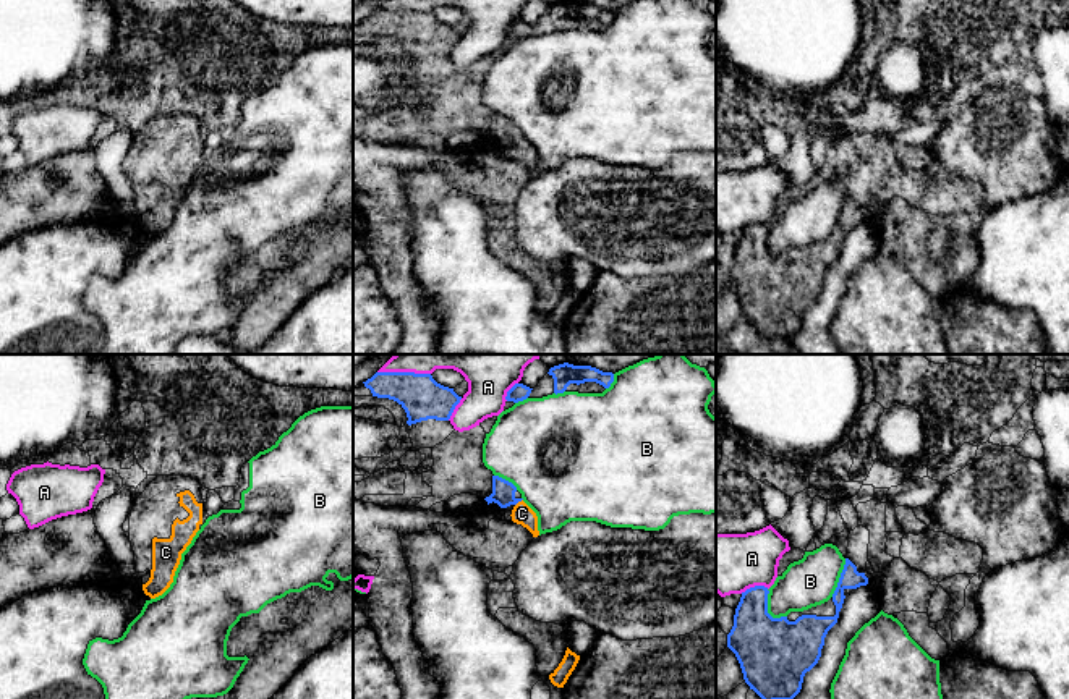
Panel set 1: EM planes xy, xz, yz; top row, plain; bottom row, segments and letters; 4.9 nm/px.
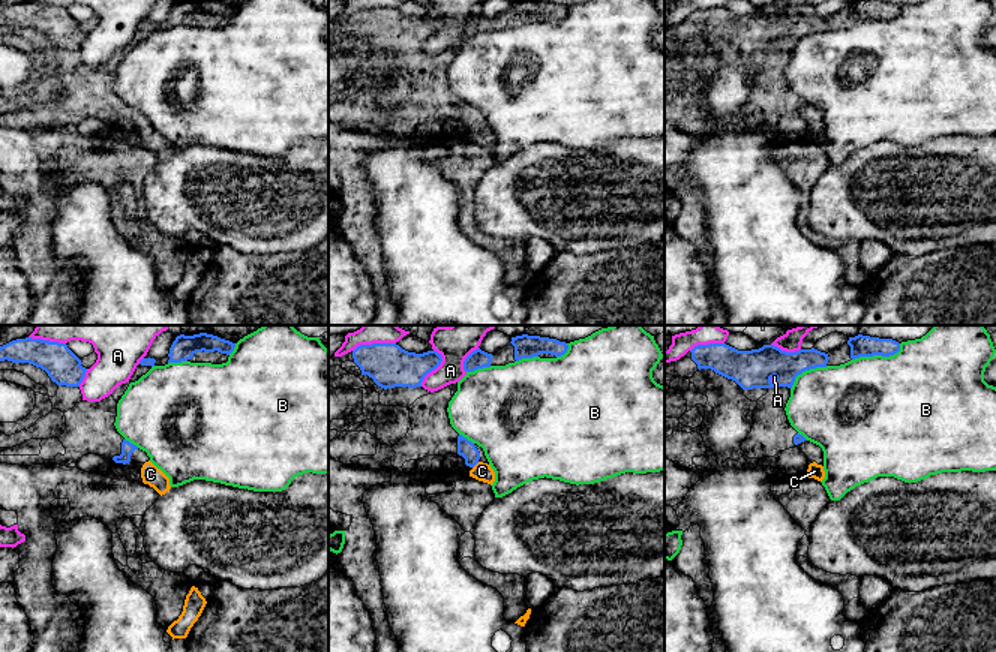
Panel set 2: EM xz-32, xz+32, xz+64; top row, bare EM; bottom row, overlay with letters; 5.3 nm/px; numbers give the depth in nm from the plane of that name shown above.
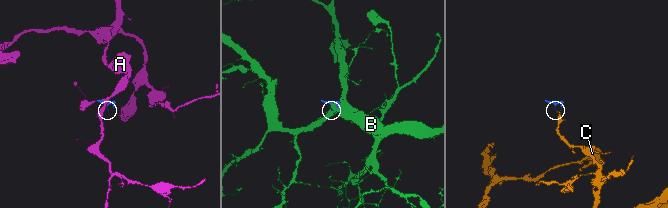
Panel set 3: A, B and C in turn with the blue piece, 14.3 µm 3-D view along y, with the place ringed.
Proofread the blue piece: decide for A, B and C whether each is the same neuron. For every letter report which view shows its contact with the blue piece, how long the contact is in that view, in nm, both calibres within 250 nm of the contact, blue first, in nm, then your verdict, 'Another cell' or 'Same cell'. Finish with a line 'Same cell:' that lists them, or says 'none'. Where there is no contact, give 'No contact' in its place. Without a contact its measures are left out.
A: Touches blue in yz. Shared border 150 nm. Thickness 260 nm (blue) against 300 nm. Another cell
B: Touches blue in yz. Shared border 170 nm. Thickness 360 nm (blue) against 240 nm. Another cell
C: Touches blue in xz. Shared border 50 nm. Thickness 110 nm (blue) against 100 nm. Same cell
Same cell: C

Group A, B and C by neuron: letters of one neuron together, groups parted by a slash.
A / B / C

